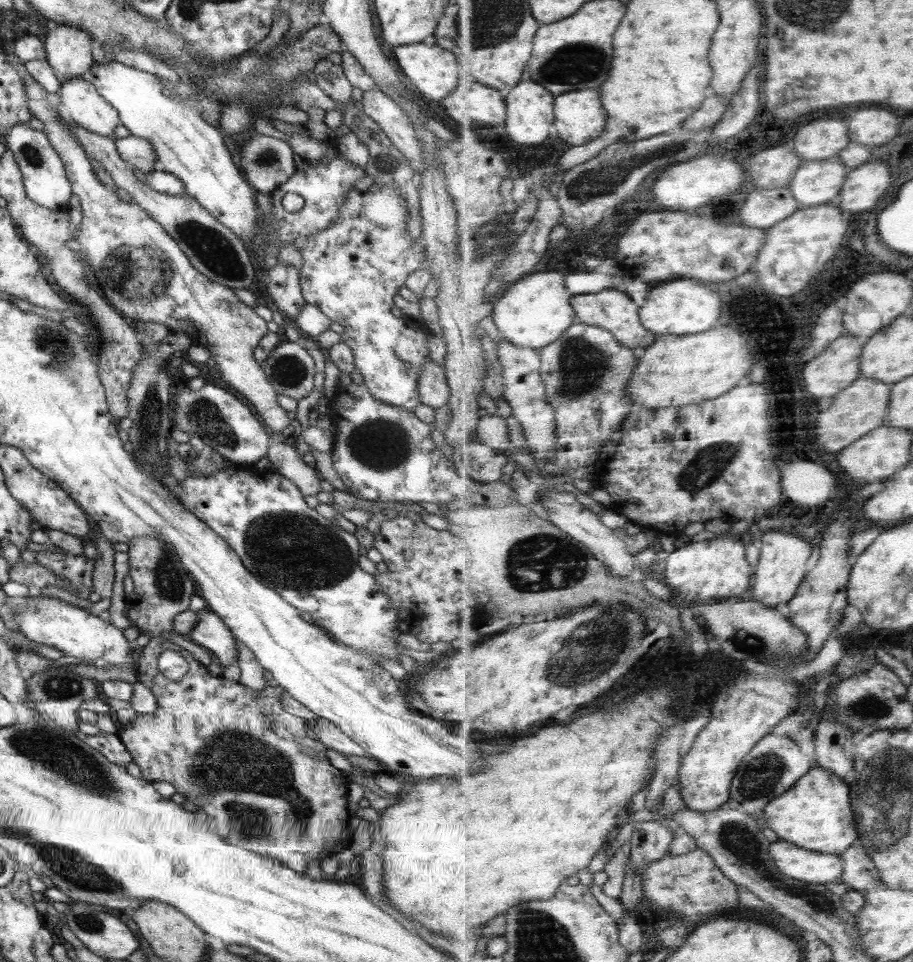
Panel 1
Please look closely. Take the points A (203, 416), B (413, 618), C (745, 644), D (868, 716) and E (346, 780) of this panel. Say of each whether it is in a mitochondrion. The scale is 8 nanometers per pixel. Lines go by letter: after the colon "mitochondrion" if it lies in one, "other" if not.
A: mitochondrion
B: other
C: mitochondrion
D: mitochondrion
E: other

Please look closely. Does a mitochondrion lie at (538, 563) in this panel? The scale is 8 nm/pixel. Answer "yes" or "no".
yes

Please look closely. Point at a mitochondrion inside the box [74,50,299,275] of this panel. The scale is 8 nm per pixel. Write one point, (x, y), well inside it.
(268, 159)

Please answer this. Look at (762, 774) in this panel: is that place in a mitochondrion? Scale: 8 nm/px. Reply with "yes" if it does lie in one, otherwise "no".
yes

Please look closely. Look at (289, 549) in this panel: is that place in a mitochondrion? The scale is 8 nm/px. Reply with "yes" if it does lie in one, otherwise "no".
yes

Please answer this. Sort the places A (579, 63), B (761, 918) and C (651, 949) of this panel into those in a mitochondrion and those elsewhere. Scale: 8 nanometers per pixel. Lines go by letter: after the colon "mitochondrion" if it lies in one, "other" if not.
A: mitochondrion
B: other
C: other

